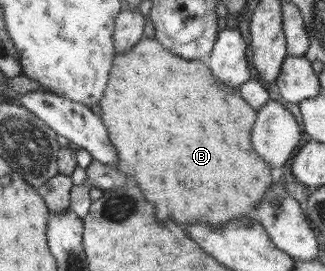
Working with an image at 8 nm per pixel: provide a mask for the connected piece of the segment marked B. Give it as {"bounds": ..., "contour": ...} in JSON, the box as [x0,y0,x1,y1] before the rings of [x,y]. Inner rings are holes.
{"bounds":[98,36,273,228],"contour":[[[146,36],[131,50],[114,56],[109,76],[98,105],[111,144],[118,154],[117,170],[137,180],[145,198],[155,204],[159,220],[183,224],[207,222],[217,228],[233,218],[253,215],[253,206],[259,204],[273,184],[273,178],[269,166],[251,148],[256,110],[240,95],[239,88],[221,82],[206,62],[185,60],[167,50],[156,38]]]}

